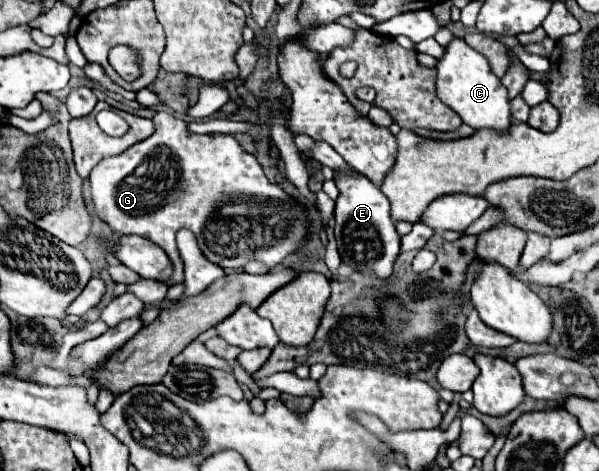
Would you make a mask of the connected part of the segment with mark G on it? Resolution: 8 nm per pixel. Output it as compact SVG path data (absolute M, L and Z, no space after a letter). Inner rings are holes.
M157 112L153 120L155 120L155 132L153 132L147 140L137 142L133 148L125 150L125 152L119 154L119 156L113 156L113 158L107 158L107 160L99 162L99 164L91 170L89 180L91 180L93 202L95 202L95 210L97 210L99 218L103 218L103 220L105 220L113 230L117 230L119 234L137 234L137 236L143 236L143 238L155 242L157 246L161 246L161 248L167 252L167 256L171 258L171 262L173 262L173 266L175 266L175 274L173 274L173 278L167 282L169 286L184 281L184 266L181 258L179 258L177 246L175 246L175 234L177 234L177 230L181 230L181 228L189 228L189 230L197 236L199 248L201 248L201 252L203 252L209 260L213 260L213 262L219 264L221 268L233 268L233 270L243 268L249 260L259 260L259 262L263 262L267 268L273 268L275 264L283 262L283 260L287 258L287 254L297 252L299 248L303 248L303 246L309 242L311 218L309 218L309 214L307 214L307 208L305 208L301 202L297 202L293 196L285 194L285 190L283 190L279 184L271 184L271 182L267 180L267 176L265 176L261 164L257 162L257 158L255 158L251 152L243 150L243 146L241 146L233 136L227 136L227 134L193 134L193 132L187 130L187 122L185 122L185 120L175 118L175 116L169 114L169 112Z

